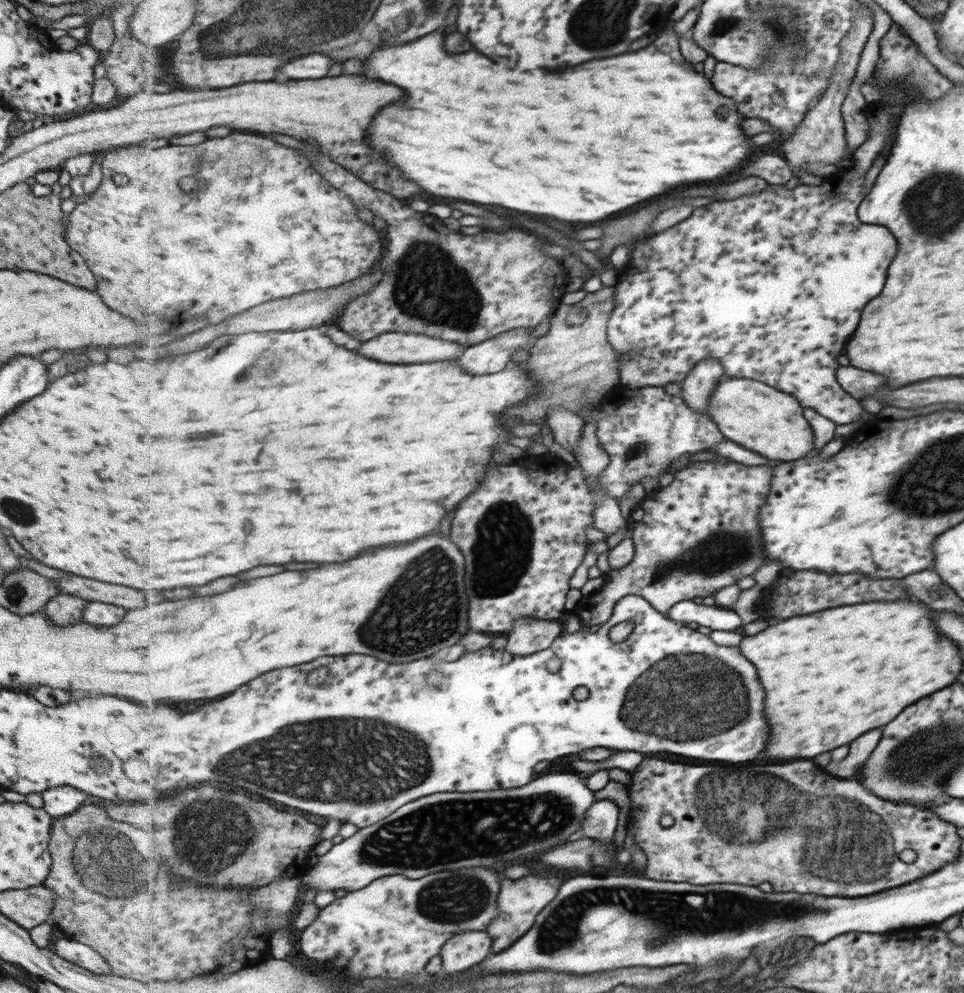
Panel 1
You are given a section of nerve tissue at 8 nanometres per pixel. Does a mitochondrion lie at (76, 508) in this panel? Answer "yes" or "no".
no

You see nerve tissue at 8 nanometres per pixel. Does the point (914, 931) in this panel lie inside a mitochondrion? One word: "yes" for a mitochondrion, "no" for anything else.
no

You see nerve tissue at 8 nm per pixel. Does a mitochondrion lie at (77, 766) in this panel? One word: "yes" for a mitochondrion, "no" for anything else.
no

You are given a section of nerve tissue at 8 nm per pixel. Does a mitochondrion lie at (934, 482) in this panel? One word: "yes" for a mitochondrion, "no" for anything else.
yes

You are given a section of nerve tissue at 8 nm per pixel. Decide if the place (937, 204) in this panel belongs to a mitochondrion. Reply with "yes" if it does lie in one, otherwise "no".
yes

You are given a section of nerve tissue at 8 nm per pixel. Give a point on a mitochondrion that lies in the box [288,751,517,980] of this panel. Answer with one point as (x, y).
(450, 898)

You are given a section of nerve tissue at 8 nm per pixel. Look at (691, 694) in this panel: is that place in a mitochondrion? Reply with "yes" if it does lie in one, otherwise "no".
yes

